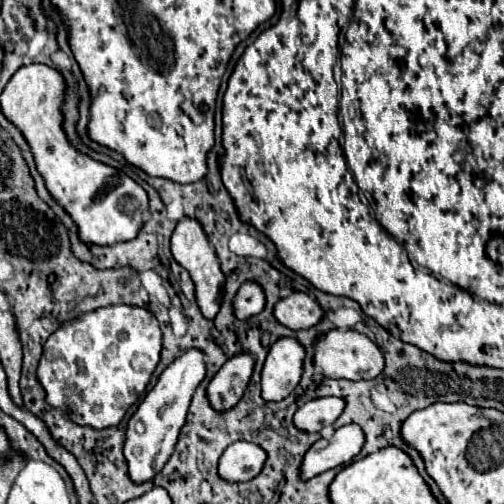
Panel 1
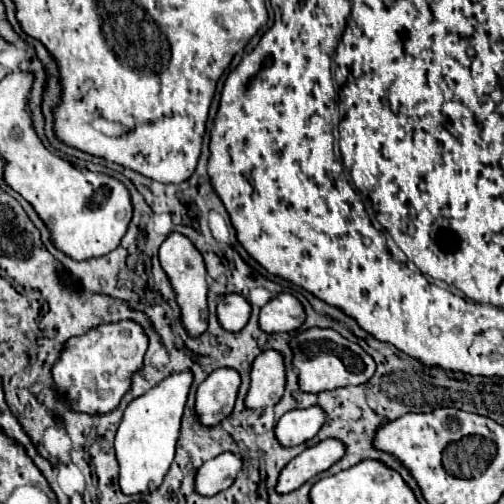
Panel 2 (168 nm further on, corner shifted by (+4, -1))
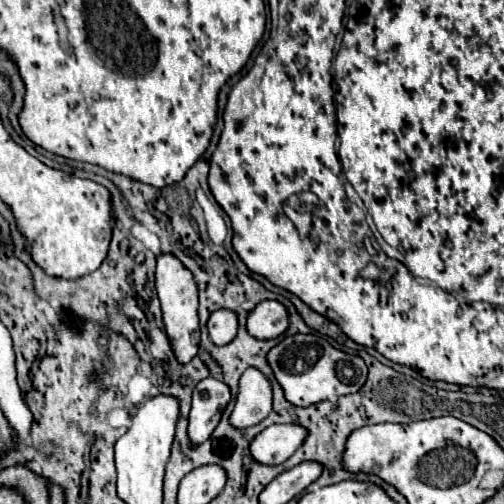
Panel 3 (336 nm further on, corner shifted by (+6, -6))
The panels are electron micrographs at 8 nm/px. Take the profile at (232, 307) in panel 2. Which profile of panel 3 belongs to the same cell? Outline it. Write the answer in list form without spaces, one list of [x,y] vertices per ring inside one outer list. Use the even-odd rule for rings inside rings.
[[[227,308],[213,312],[209,322],[207,322],[209,336],[217,346],[229,344],[237,336],[237,326],[239,326],[237,314],[233,310],[227,310]]]

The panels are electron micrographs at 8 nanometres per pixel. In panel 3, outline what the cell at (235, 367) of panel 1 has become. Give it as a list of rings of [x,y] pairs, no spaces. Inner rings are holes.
[[[209,376],[197,384],[189,414],[189,440],[193,446],[205,442],[213,434],[229,400],[231,390],[225,382]]]

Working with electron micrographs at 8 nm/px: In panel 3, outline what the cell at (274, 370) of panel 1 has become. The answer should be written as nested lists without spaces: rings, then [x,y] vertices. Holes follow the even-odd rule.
[[[247,368],[239,380],[239,396],[231,414],[235,428],[259,424],[273,410],[273,390],[267,376],[257,368]]]

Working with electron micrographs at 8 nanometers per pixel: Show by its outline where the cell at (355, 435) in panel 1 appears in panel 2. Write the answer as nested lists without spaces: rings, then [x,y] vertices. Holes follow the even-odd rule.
[[[325,439],[323,443],[317,443],[315,447],[305,449],[301,455],[291,459],[283,467],[277,479],[275,491],[285,495],[299,489],[305,481],[327,471],[341,457],[343,457],[343,443],[339,443],[337,439]]]

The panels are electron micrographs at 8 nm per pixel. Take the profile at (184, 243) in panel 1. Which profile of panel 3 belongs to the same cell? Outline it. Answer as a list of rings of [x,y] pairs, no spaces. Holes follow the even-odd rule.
[[[159,254],[157,256],[157,294],[161,300],[161,310],[163,310],[163,322],[167,328],[167,336],[171,340],[173,352],[179,362],[189,362],[197,350],[199,350],[199,296],[197,296],[197,282],[193,280],[193,274],[177,256],[173,254]]]

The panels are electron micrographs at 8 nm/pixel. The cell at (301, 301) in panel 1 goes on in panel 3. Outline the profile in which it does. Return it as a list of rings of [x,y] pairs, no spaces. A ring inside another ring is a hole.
[[[265,300],[249,312],[247,318],[247,332],[259,340],[271,340],[289,328],[289,314],[287,308],[277,300]]]

